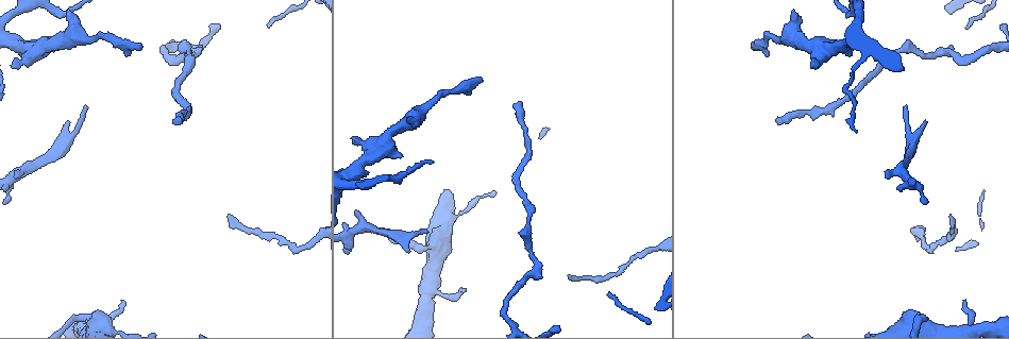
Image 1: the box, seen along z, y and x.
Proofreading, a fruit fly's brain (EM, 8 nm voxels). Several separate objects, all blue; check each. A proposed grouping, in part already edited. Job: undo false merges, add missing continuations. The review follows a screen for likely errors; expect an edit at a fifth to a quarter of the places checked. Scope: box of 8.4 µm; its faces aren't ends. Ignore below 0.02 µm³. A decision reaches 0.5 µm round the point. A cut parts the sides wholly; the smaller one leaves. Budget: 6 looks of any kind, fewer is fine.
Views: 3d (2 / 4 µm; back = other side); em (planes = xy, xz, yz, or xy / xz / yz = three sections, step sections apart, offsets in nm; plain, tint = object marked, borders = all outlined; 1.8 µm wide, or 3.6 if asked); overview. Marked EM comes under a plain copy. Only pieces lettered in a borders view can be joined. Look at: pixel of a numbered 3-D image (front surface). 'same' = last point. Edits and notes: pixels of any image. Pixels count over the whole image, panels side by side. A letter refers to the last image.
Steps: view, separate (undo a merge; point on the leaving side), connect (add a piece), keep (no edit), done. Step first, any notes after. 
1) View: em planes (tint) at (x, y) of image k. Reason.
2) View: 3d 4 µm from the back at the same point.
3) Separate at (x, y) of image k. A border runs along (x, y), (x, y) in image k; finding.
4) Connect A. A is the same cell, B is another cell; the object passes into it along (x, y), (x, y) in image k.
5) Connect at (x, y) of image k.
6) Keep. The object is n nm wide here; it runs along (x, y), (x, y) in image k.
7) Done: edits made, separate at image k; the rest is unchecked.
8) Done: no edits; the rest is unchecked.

View: 3d 4 µm from the back at (520, 101) of image 1. Thin end.

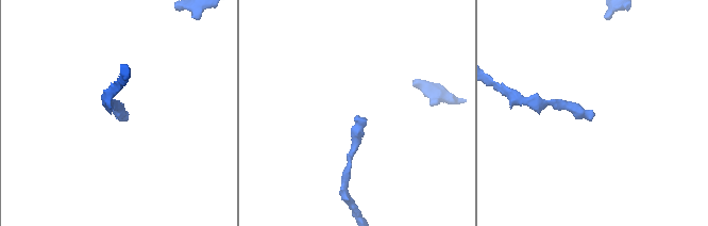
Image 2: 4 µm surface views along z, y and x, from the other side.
View: em 3.6 µm planes (borders) at (121, 113) of image 2.

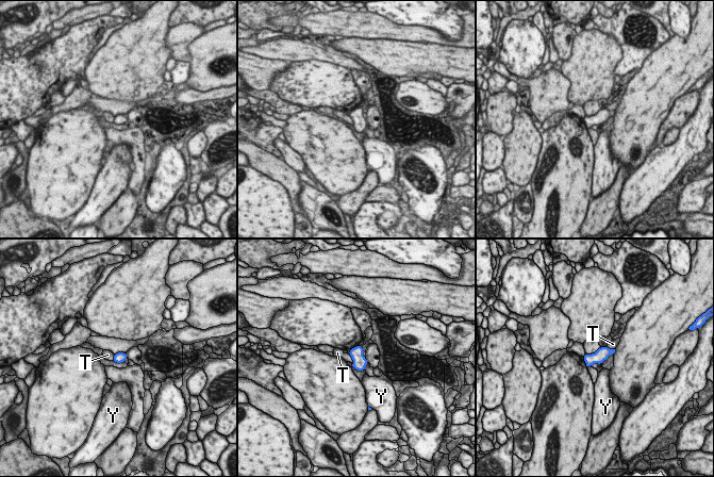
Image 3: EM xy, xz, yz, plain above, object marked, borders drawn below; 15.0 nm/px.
Keep. T and Y are other cells; a border runs along (348, 354), (352, 364) in image 3; none of them fits.

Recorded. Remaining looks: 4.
View: 3d 4 µm at (479, 79) of image 1. Thin end.

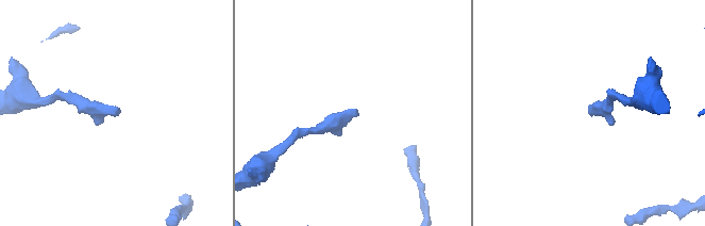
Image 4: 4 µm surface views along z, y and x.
View: em planes (borders) at (589, 107) of image 4.

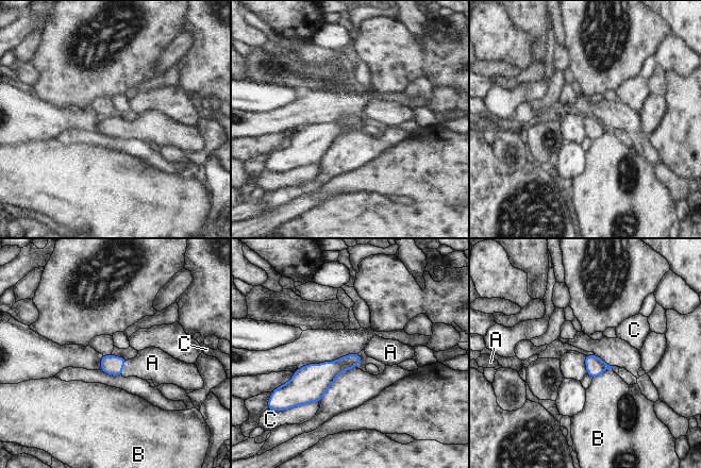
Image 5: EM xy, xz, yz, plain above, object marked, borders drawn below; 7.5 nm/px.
Connect A. A is the same cell, B and C are other cells; the object passes into it along (113, 365), (122, 367), (152, 363) in image 5; it goes on there.

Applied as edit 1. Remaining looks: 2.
View: em xz step 4 (tint) at (923, 122) of image 1. An open end.

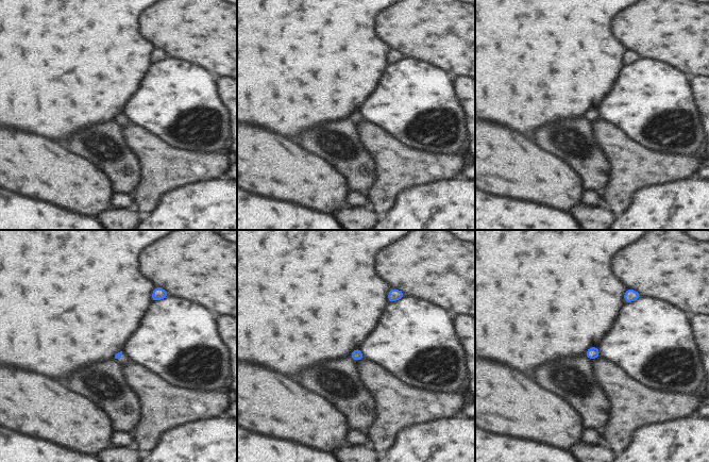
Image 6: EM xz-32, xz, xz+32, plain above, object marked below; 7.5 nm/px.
View: em planes (borders) at the same point. Cut it another way.

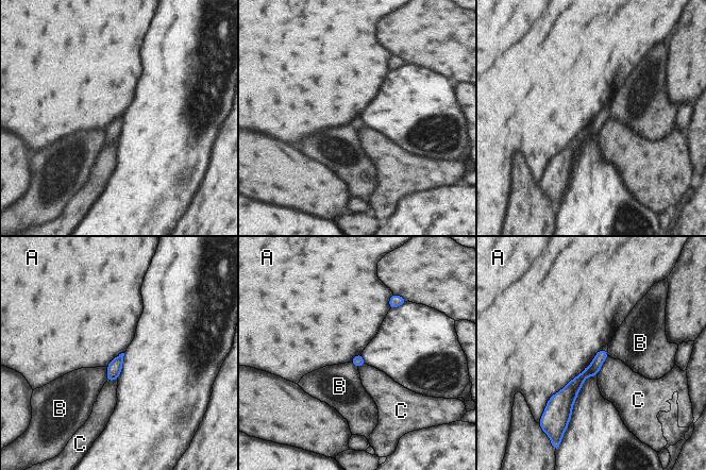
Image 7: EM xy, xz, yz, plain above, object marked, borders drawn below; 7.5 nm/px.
Keep. A, B and C are other cells; it runs along (602, 352), (568, 393), (562, 409) in image 7; none of them fits.

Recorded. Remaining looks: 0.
Done: edits made, connect at image 5; the rest is unchecked.

